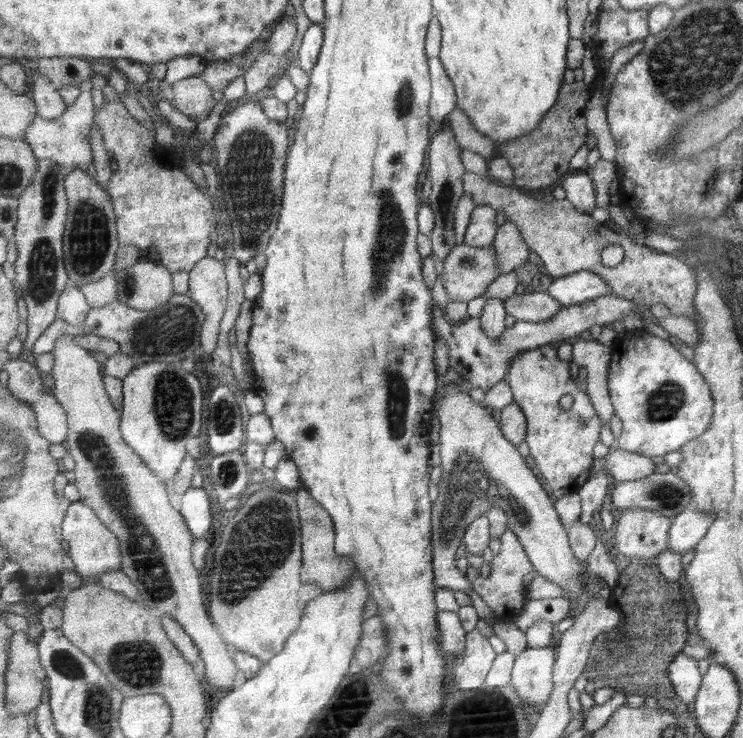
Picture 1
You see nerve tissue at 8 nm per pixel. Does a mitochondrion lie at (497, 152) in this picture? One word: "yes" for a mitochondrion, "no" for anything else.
no

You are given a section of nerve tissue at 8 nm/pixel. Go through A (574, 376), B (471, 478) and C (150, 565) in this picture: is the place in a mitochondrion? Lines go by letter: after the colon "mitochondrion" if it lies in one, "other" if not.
A: other
B: mitochondrion
C: mitochondrion

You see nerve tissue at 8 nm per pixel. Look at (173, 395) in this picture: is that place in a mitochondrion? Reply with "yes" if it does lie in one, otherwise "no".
yes

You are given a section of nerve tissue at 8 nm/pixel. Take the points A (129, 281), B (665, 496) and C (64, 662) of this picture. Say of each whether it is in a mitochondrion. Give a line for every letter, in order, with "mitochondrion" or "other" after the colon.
A: mitochondrion
B: mitochondrion
C: mitochondrion

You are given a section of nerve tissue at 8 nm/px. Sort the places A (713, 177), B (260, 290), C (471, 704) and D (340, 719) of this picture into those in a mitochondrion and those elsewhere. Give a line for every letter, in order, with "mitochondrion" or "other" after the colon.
A: mitochondrion
B: other
C: other
D: other

